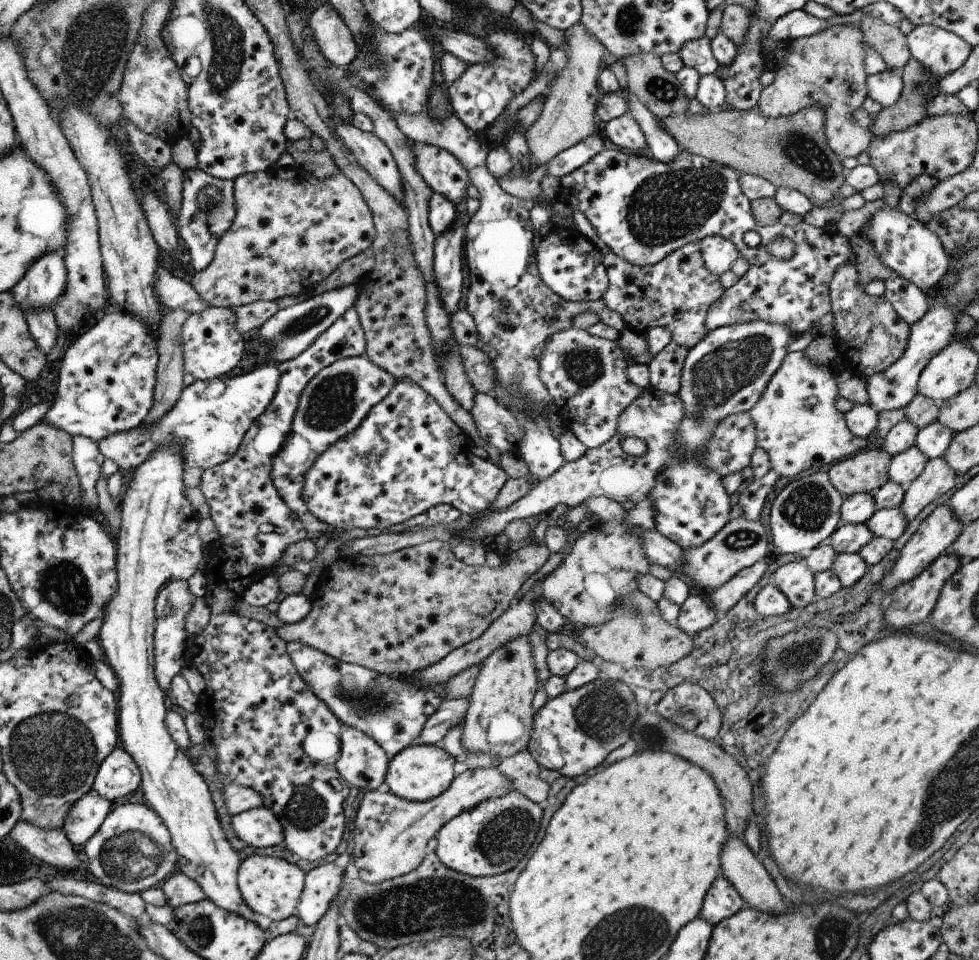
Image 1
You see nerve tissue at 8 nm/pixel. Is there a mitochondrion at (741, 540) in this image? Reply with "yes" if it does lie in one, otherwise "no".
yes

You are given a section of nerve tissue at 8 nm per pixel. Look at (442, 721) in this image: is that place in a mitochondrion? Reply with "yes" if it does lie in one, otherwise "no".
no

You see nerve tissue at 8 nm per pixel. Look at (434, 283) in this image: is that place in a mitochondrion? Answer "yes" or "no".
no

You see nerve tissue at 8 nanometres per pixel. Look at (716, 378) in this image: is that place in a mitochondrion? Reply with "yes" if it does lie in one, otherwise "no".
yes

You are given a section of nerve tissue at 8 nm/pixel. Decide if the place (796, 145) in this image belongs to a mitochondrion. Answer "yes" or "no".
yes

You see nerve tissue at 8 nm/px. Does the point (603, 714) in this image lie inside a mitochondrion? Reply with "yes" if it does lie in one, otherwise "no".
yes

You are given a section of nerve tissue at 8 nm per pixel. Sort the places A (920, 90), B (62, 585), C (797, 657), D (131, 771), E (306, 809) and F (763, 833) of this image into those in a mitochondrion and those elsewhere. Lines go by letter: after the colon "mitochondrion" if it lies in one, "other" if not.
A: mitochondrion
B: mitochondrion
C: mitochondrion
D: other
E: mitochondrion
F: other

